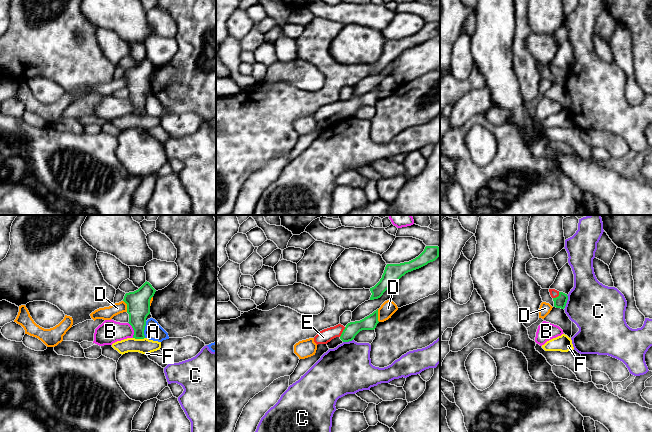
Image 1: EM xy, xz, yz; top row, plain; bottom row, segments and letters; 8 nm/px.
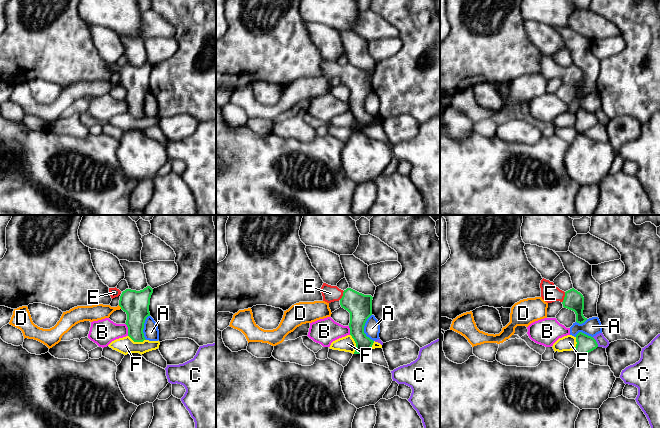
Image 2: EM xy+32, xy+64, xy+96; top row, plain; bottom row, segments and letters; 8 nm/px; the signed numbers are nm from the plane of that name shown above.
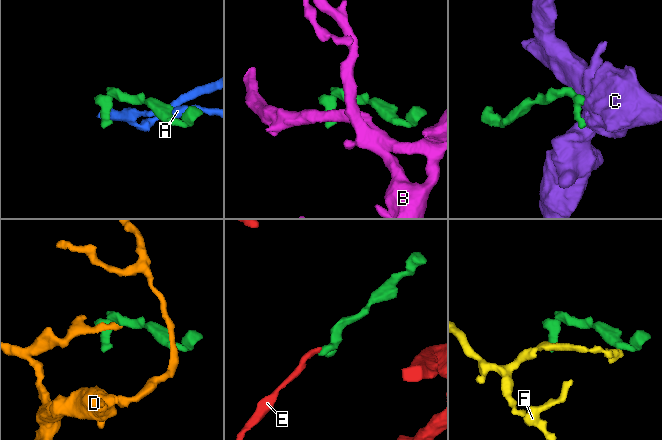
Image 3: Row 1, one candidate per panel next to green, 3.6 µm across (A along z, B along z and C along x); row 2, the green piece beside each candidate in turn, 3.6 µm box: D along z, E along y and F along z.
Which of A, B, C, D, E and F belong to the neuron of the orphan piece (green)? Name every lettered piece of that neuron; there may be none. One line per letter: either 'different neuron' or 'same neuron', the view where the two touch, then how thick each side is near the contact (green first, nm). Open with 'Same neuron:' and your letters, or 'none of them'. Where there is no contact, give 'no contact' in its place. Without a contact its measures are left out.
Same neuron: E
A: different neuron | xy | 190/140 nm
B: different neuron | xy | 190/190 nm
C: different neuron | yz | 100/400 nm
D: different neuron | xz | 120/120 nm
E: same neuron | xz | 120/110 nm
F: different neuron | xy | 190/130 nm

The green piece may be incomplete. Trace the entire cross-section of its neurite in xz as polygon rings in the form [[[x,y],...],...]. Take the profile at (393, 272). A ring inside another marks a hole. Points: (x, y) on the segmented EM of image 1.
[[[426,246],[424,251],[415,259],[400,264],[387,264],[380,281],[370,291],[370,300],[380,298],[383,293],[406,273],[419,269],[439,257],[440,247]]]

